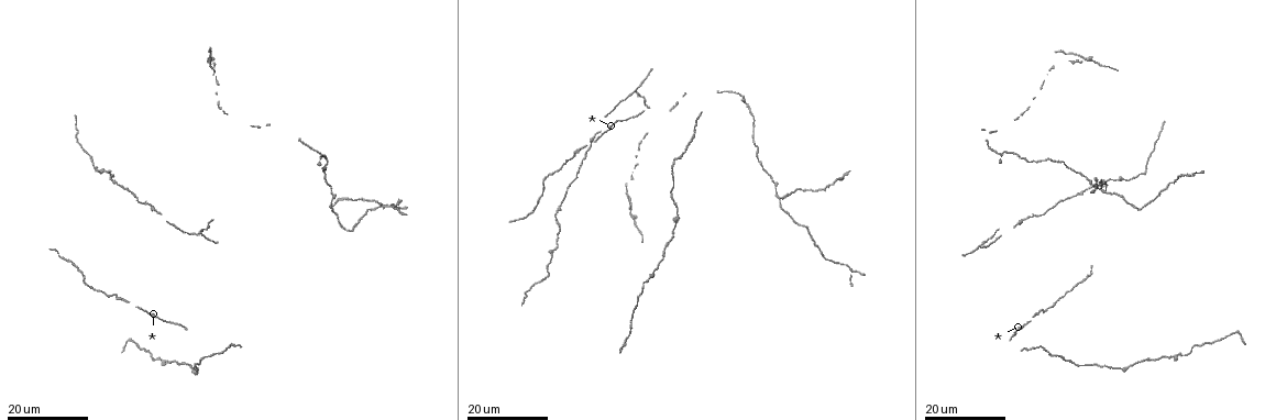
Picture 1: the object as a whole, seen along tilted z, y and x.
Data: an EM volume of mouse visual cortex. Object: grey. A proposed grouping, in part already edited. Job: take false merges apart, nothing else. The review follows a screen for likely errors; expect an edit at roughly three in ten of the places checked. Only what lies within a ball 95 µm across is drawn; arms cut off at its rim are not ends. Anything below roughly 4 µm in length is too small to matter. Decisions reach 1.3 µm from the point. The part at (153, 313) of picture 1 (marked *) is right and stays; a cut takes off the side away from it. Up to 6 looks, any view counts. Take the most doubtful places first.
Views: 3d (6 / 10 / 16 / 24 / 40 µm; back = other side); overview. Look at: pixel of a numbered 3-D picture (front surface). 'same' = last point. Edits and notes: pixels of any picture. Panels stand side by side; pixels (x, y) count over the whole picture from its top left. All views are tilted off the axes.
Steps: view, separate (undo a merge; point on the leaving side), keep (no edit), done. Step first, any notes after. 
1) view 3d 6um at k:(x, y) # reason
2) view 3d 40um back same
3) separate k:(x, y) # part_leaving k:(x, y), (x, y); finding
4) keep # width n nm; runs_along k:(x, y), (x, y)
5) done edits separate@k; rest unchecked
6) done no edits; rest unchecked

view 3d 16um at 1:(197, 232) # three-way junction

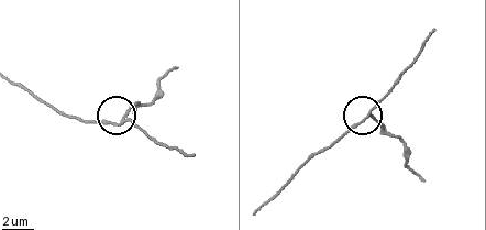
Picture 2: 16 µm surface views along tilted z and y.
view 3d 10um at 2:(127, 118)

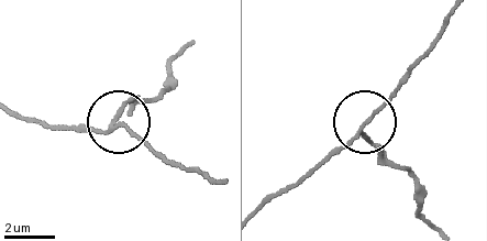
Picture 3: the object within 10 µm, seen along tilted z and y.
separate 3:(133, 106) # width 130 nm; part_leaving 3:(113, 124), (135, 100), (163, 95), (168, 73), (186, 50); a second neuron is stuck on

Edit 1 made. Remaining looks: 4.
view overview

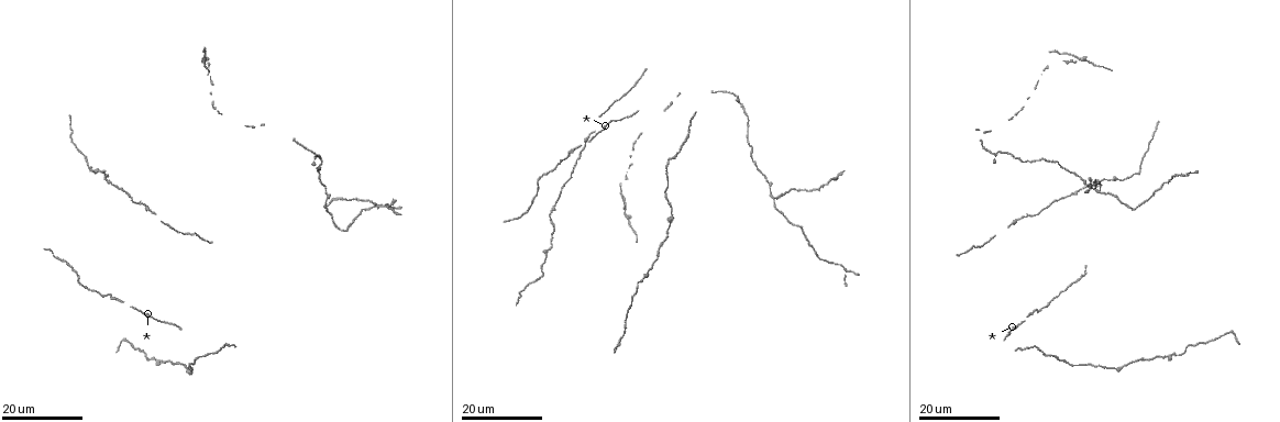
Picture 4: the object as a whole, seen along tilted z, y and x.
view 3d 16um at 4:(774, 196) # branch point

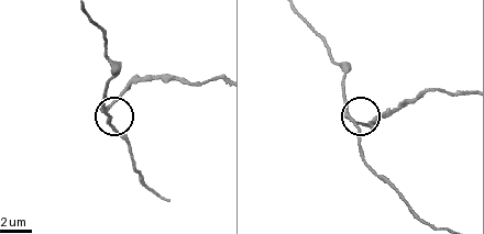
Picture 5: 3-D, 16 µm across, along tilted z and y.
view 3d 10um at 5:(352, 121)

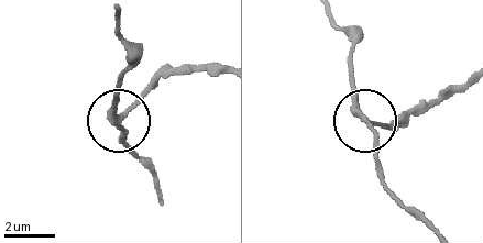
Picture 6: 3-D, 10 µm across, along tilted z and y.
separate 6:(147, 91) # part_leaving 6:(123, 112), (167, 74), (220, 68); a second neuron is stuck on

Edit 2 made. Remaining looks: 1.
done edits separate@3, separate@6; rest unchecked

